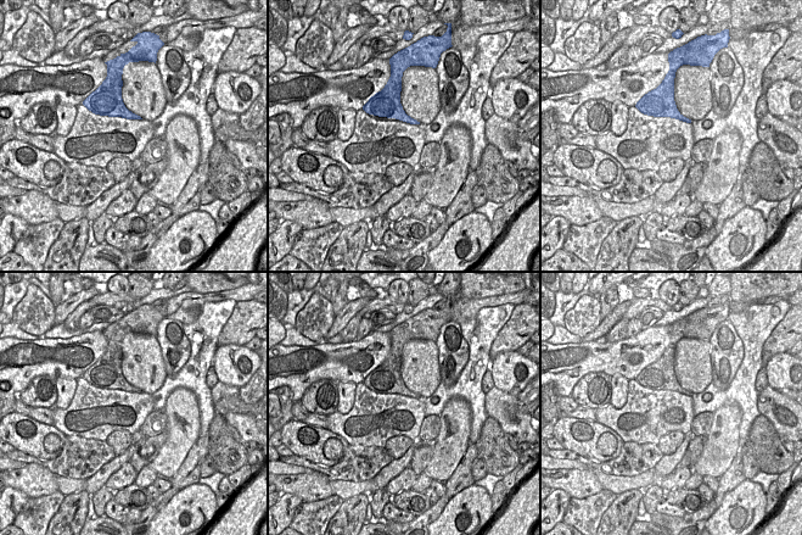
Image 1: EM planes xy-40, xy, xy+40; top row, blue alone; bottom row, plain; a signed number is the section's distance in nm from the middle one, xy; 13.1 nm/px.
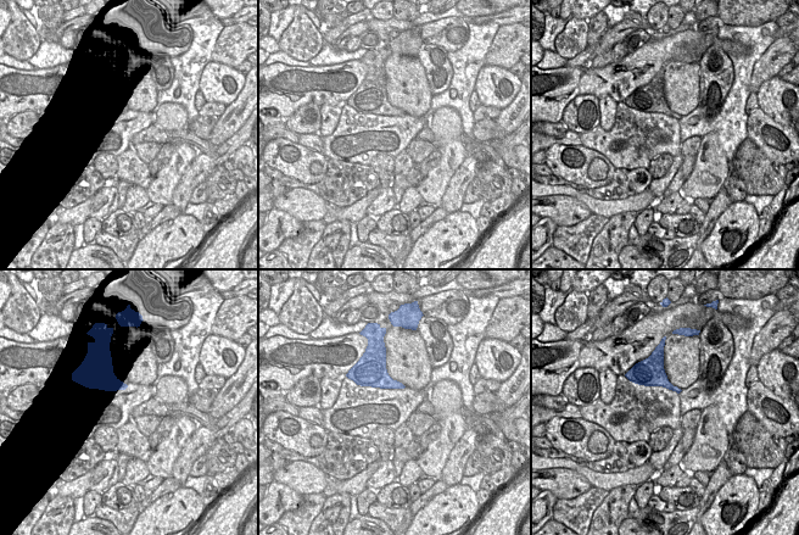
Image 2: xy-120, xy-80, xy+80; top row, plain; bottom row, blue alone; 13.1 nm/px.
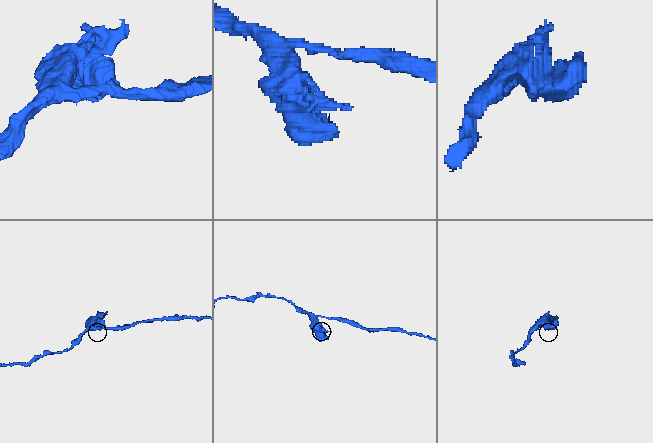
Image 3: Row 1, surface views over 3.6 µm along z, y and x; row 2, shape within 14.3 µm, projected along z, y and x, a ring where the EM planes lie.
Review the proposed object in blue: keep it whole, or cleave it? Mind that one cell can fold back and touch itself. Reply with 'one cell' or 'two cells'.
two cells

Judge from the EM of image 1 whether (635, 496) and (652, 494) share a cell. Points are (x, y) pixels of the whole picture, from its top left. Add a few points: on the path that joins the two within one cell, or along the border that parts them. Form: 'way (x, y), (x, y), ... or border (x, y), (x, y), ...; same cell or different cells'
border (644, 490), (641, 500); different cells

